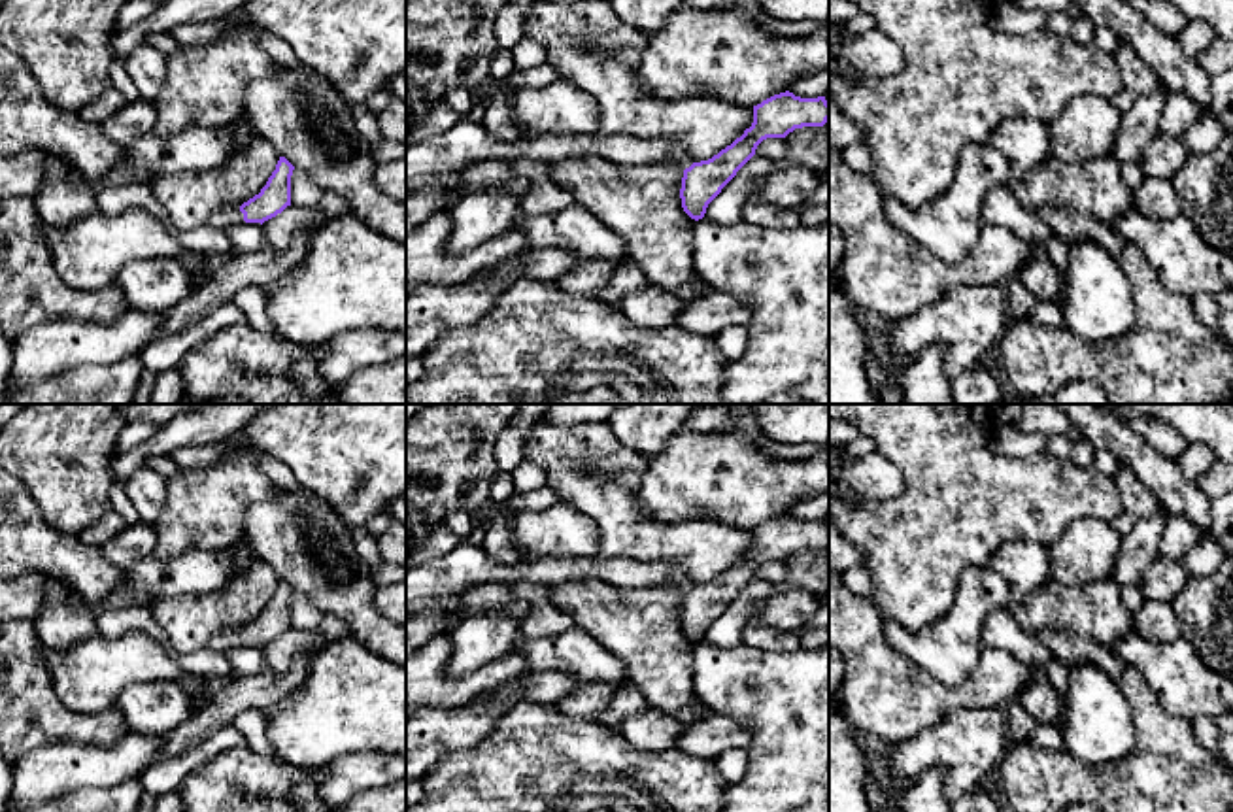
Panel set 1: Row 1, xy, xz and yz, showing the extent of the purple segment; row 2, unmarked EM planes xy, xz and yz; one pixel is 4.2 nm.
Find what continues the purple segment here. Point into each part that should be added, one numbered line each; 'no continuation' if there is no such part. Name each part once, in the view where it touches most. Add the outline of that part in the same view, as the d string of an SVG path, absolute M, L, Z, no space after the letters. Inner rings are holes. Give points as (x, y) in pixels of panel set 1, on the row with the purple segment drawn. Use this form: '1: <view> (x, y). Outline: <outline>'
1: xy (229, 216). Outline: M236 206L236 208L225 208L219 213L215 213L211 223L225 230L230 225L238 225L245 221L244 221L244 213L240 211L240 206Z

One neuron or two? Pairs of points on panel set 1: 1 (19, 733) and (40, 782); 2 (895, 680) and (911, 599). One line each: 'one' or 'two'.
1: two
2: two

